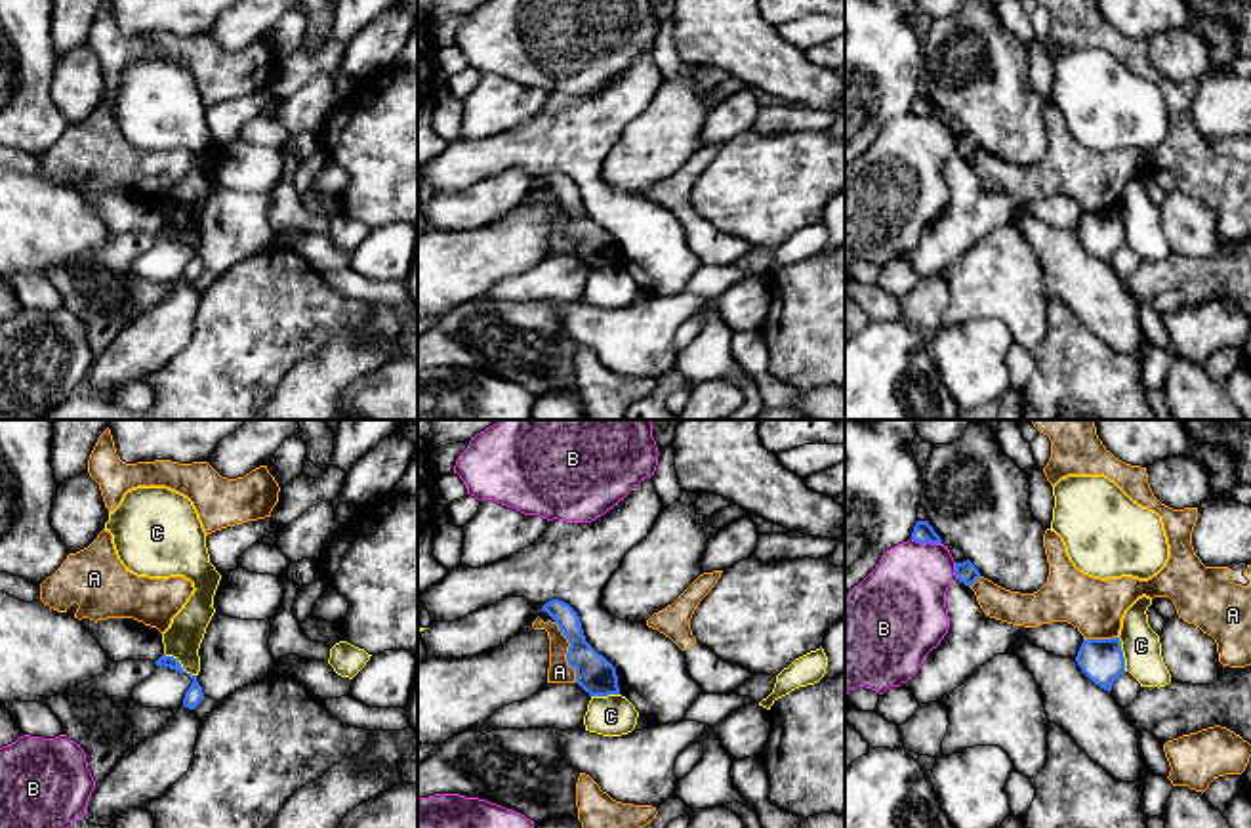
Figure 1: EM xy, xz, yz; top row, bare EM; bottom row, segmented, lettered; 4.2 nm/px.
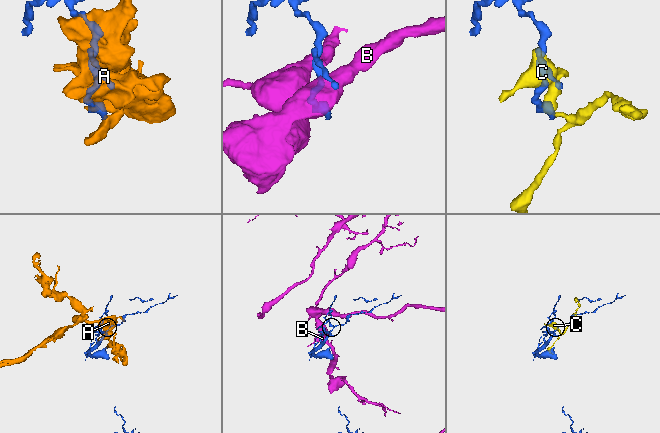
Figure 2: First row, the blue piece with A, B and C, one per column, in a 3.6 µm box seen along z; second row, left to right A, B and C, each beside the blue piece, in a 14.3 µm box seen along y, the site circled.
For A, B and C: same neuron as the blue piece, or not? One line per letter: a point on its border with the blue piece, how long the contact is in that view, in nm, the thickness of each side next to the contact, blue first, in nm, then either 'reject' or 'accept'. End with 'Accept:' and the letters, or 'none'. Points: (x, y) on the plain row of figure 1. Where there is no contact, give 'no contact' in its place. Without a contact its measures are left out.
A: xz (567, 226) | 280 nm | 160/100 nm | reject
B: yz (925, 115) | 140 nm | 90/360 nm | reject
C: xy (180, 237) | 170 nm | 70/160 nm | reject
Accept: none

